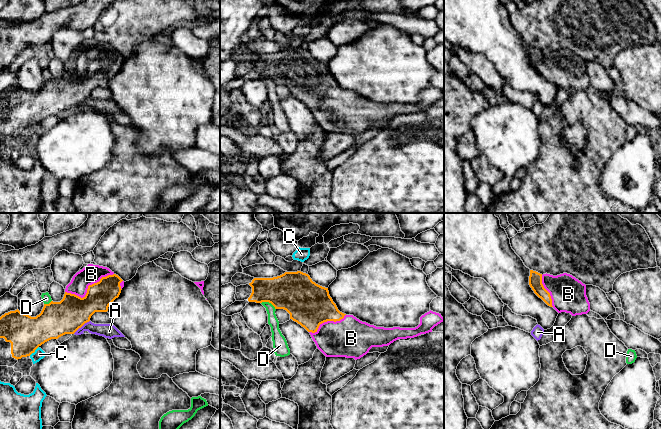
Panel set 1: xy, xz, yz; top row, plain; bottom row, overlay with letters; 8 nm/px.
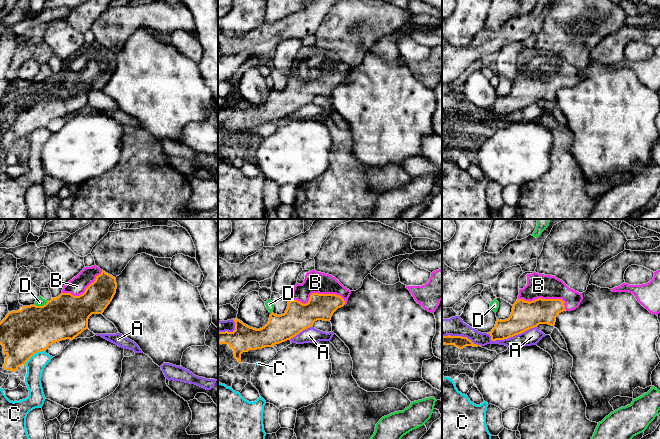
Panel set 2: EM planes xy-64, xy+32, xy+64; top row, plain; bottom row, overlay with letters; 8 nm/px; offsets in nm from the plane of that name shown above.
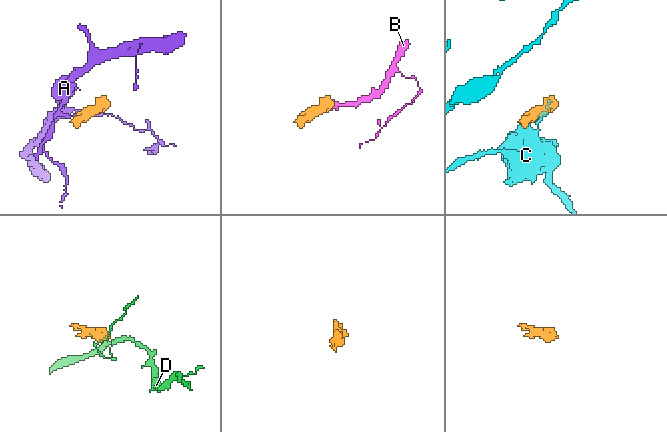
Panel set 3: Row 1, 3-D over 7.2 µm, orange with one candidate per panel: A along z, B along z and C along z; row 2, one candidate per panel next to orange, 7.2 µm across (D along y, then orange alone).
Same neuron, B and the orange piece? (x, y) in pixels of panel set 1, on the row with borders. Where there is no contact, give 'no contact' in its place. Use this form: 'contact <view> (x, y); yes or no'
contact xy (88, 288); yes

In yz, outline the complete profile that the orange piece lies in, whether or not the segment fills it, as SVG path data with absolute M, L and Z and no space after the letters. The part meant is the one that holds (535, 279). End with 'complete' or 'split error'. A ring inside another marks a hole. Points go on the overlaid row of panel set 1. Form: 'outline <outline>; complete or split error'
outline M530 270L529 285L539 298L558 313L576 316L590 311L586 285L570 274L542 275Z; split error

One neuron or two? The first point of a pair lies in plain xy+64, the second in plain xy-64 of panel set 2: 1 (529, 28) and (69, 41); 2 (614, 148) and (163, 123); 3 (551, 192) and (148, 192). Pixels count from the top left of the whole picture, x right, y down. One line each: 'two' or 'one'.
1: two
2: one
3: one

